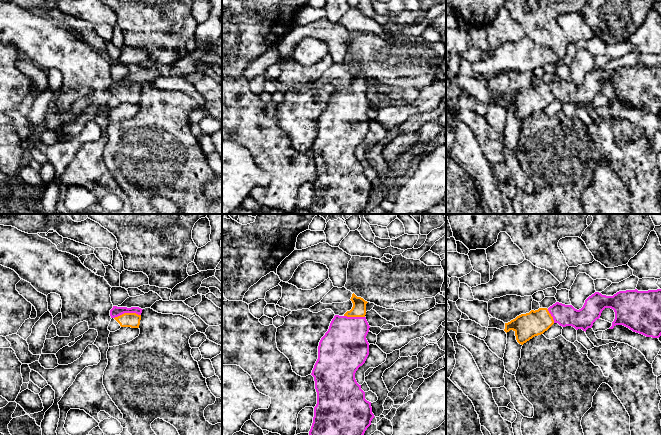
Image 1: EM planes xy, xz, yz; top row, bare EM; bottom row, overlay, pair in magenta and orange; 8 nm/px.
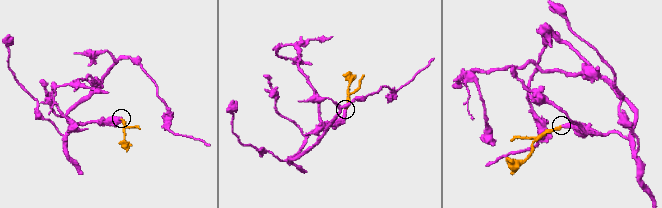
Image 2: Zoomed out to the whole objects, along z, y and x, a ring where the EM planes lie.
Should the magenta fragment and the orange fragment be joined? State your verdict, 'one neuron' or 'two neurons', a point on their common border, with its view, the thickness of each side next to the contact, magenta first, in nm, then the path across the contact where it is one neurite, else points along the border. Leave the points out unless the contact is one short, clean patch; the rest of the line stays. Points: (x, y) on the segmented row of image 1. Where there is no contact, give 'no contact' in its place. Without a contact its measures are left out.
one neuron | xy (127, 312) | 80/120 nm | across xy (116, 311), (127, 312), (132, 320)

